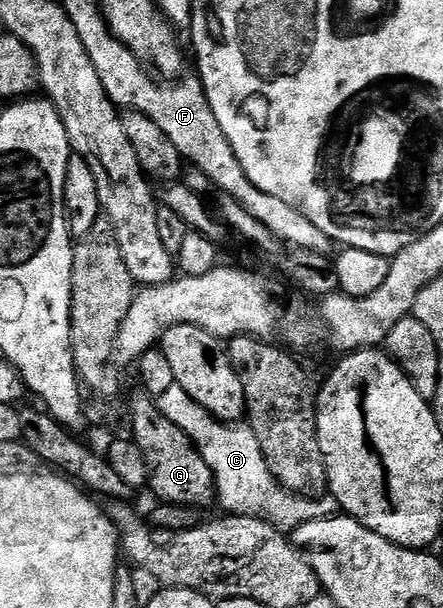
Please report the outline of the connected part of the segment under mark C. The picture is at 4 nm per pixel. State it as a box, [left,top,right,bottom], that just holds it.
[157,385,340,532]

